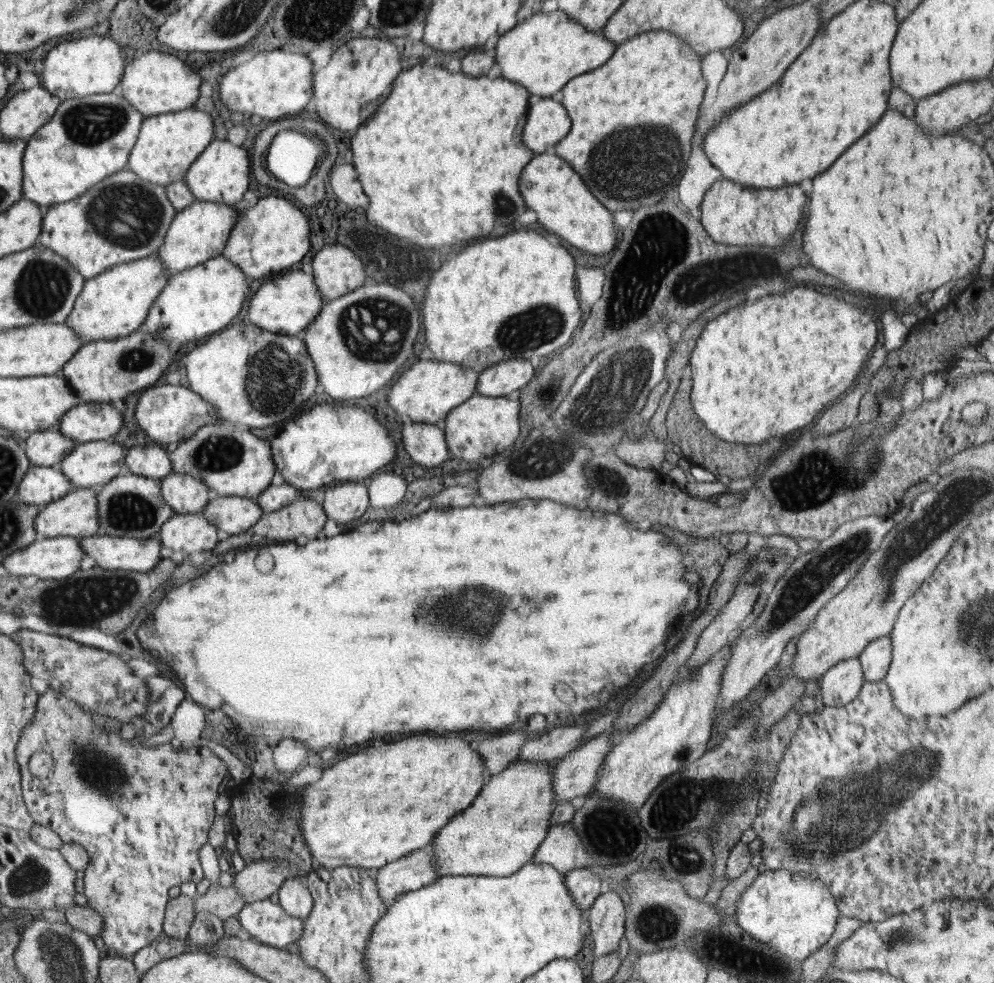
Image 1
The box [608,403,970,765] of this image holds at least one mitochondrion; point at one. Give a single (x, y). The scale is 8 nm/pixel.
(816, 575)

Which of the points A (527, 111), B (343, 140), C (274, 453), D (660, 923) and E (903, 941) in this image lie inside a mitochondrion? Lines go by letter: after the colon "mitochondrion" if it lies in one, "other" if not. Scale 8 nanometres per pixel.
A: other
B: other
C: other
D: mitochondrion
E: mitochondrion

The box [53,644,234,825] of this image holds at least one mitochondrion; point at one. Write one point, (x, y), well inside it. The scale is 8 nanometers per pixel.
(109, 777)

